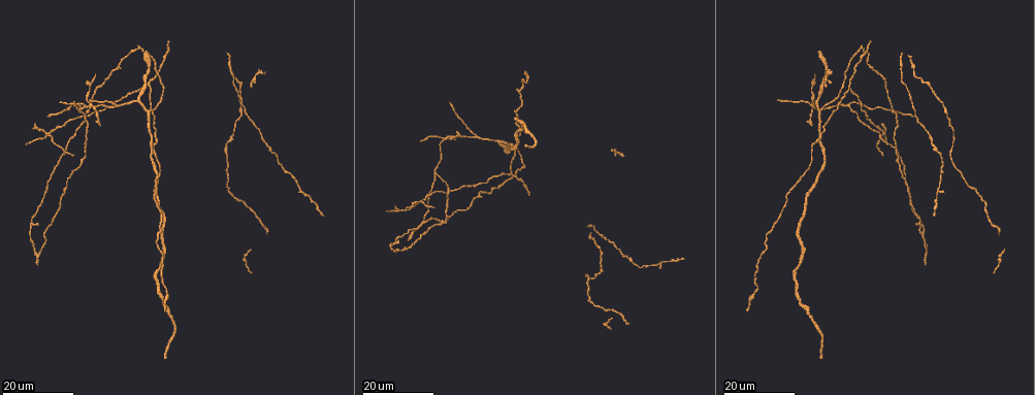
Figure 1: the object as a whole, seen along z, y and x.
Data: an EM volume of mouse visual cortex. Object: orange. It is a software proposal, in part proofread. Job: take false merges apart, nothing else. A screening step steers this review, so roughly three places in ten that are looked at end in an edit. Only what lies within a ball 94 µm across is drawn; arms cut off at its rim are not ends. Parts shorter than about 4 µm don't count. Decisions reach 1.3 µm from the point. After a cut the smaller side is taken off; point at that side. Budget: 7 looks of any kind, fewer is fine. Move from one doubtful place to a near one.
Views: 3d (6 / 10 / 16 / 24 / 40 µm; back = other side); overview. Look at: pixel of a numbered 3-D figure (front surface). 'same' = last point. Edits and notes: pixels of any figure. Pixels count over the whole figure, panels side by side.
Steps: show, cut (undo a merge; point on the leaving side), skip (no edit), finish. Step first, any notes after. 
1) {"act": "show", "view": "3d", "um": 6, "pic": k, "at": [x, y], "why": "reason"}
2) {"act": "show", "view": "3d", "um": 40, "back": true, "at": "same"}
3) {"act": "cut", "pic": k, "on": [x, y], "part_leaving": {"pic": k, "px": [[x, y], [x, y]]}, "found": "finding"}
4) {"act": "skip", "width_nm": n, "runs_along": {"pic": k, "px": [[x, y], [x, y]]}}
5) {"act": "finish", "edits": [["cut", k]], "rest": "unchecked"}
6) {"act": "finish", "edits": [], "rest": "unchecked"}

{"act": "show", "view": "3d", "um": 16, "pic": 1, "at": [118, 105], "why": "branch point"}

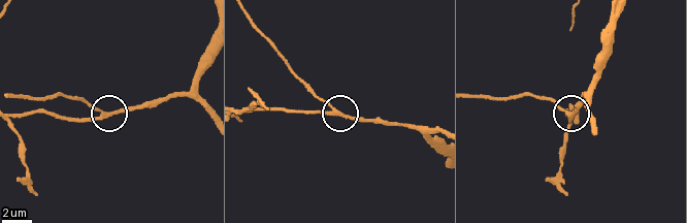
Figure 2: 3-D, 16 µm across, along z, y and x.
{"act": "show", "view": "3d", "um": 10, "pic": 2, "at": [101, 117], "why": "zoom in"}

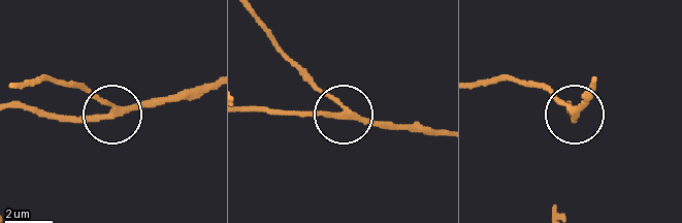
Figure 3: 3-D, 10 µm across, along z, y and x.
{"act": "skip", "side_arm_um": 13, "runs_along": {"pic": 3, "px": [[595, 82], [575, 113], [544, 84]]}, "found": "continuous, no second neuron"}

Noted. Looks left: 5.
{"act": "show", "view": "3d", "um": 16, "pic": 1, "at": [851, 86], "why": "two arms in line, one across"}

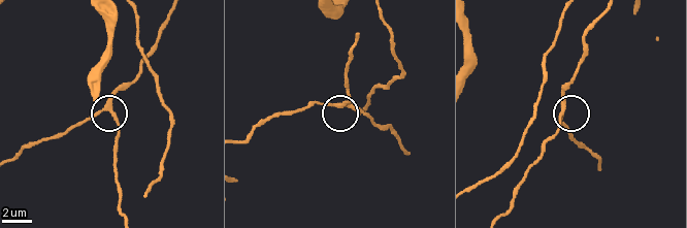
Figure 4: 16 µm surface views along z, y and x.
{"act": "show", "view": "3d", "um": 10, "pic": 4, "at": [332, 103]}

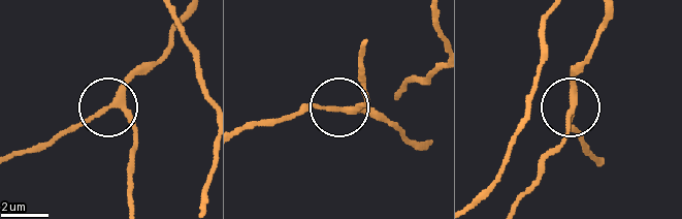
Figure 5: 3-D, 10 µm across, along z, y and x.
{"act": "skip", "arms": 3, "runs_along": {"pic": 5, "px": [[363, 103], [294, 113]]}, "found": "all the same neuron"}

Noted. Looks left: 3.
{"act": "show", "view": "3d", "um": 16, "pic": 1, "at": [815, 100], "why": "three-way junction"}

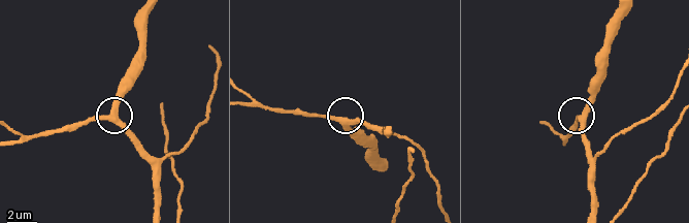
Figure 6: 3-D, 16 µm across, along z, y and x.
{"act": "show", "view": "3d", "um": 10, "pic": 6, "at": [109, 120]}

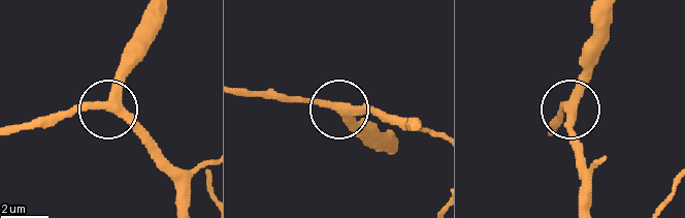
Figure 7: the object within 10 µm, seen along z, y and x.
{"act": "skip", "found": "continuous, no second neuron"}

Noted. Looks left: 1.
{"act": "finish", "edits": [], "rest": "unchecked"}

